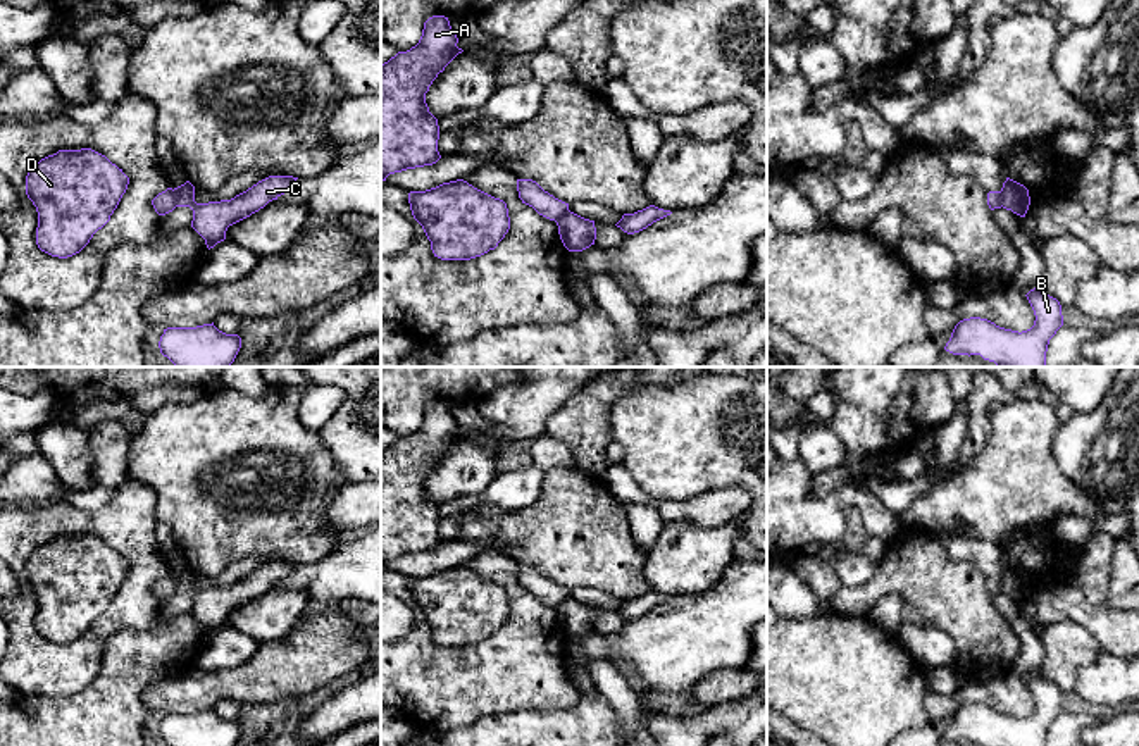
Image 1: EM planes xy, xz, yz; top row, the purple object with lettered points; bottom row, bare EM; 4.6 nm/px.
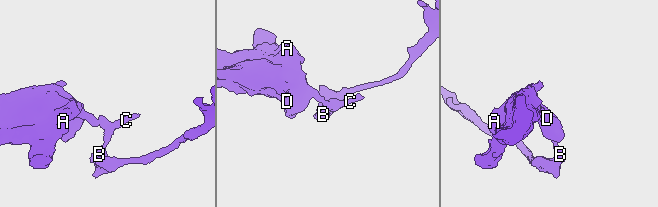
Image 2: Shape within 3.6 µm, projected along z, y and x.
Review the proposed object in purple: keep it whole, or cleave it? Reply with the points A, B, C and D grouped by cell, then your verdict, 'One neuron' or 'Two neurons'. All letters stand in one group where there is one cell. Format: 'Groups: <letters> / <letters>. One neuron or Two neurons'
Groups: A D / B C. Two neurons

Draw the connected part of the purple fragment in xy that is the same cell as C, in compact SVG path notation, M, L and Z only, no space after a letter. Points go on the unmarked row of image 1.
M269 562L231 586L209 589L195 587L195 572L190 567L174 574L174 581L177 593L190 593L193 596L191 613L205 625L210 636L226 625L229 612L277 586L296 565L293 562Z

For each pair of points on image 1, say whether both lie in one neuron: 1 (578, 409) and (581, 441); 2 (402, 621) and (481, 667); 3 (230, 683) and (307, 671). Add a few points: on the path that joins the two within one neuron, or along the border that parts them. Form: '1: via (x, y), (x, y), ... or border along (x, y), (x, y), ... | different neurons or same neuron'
1: via (581, 417), (581, 433) | same neuron
2: border along (398, 596), (414, 617), (414, 626), (398, 641) | different neurons
3: via (248, 683), (276, 671), (288, 671) | same neuron

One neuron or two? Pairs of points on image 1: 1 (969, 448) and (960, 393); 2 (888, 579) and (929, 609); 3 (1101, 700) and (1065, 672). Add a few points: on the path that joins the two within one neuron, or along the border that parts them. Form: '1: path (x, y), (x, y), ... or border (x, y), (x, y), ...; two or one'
1: border (972, 385), (965, 398); two
2: path (898, 579), (919, 598); one
3: border (1101, 650), (1079, 672), (1074, 690); two

